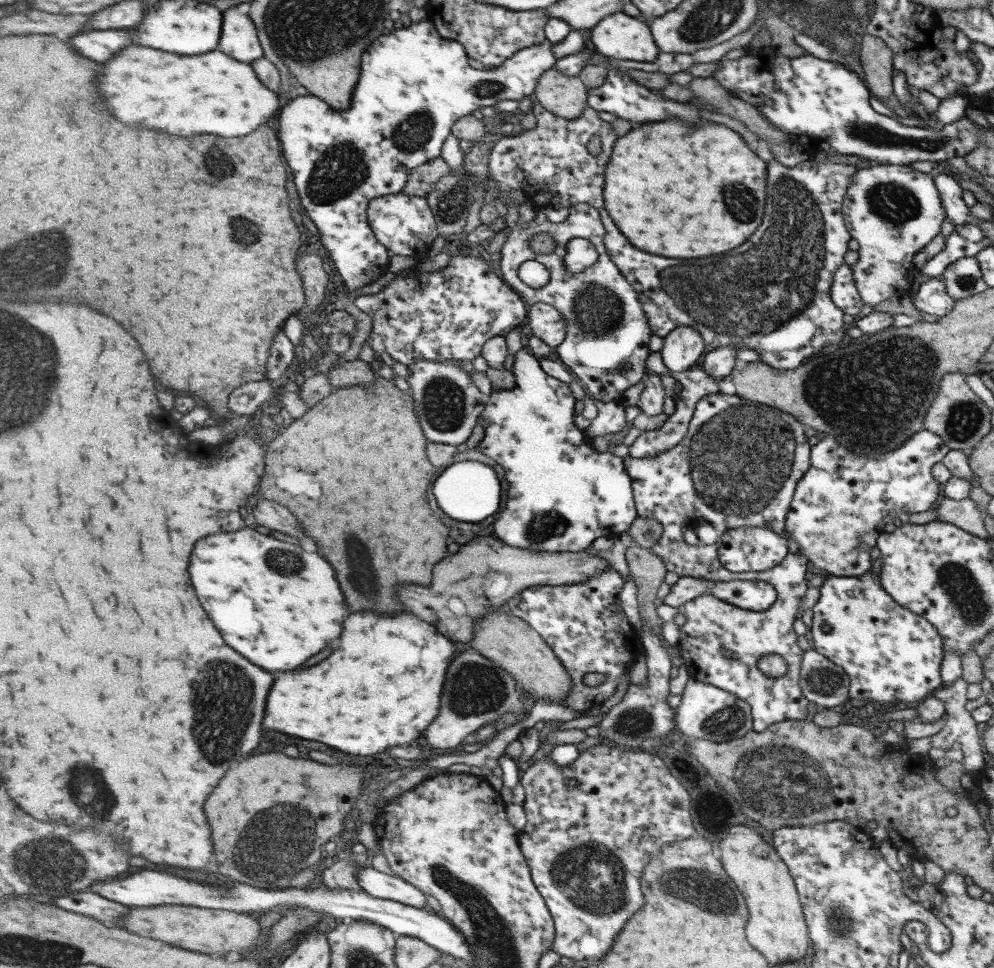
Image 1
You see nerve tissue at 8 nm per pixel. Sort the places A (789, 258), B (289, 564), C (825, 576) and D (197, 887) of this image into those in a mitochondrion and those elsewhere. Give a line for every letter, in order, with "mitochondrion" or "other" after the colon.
A: mitochondrion
B: mitochondrion
C: other
D: other

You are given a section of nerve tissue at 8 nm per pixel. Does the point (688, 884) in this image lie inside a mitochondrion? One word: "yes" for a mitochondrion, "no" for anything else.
yes

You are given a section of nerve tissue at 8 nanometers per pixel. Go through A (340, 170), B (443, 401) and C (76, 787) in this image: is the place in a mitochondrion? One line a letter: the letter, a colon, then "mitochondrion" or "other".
A: mitochondrion
B: mitochondrion
C: mitochondrion

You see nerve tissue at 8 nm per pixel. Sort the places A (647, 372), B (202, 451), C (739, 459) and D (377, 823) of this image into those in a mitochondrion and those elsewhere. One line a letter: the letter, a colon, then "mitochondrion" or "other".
A: other
B: other
C: mitochondrion
D: other

